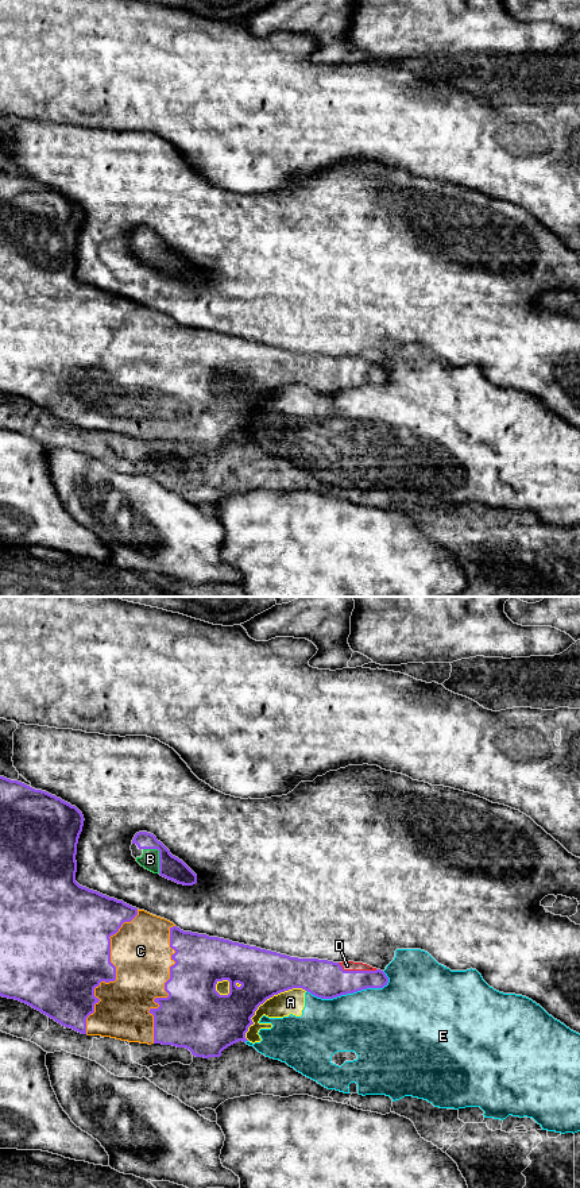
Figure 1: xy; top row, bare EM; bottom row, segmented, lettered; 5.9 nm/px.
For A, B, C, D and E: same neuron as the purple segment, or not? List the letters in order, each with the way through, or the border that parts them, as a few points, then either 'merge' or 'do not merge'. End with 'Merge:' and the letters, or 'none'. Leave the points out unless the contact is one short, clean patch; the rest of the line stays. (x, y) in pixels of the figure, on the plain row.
A: do not merge
B: merge
C: merge
D: way xy (324, 374), (347, 373), (358, 366), (347, 361); merge
E: do not merge
Merge: B, C, D

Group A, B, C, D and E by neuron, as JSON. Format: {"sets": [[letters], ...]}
{"sets": [["A", "E"], ["B", "C", "D"]]}

